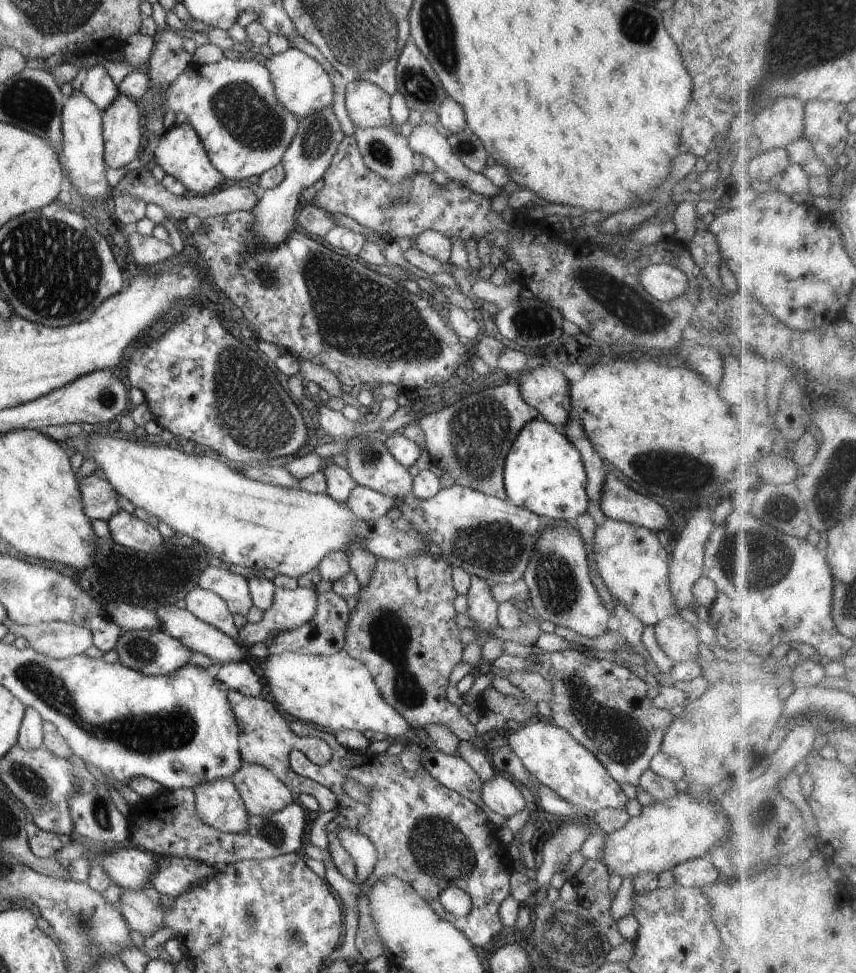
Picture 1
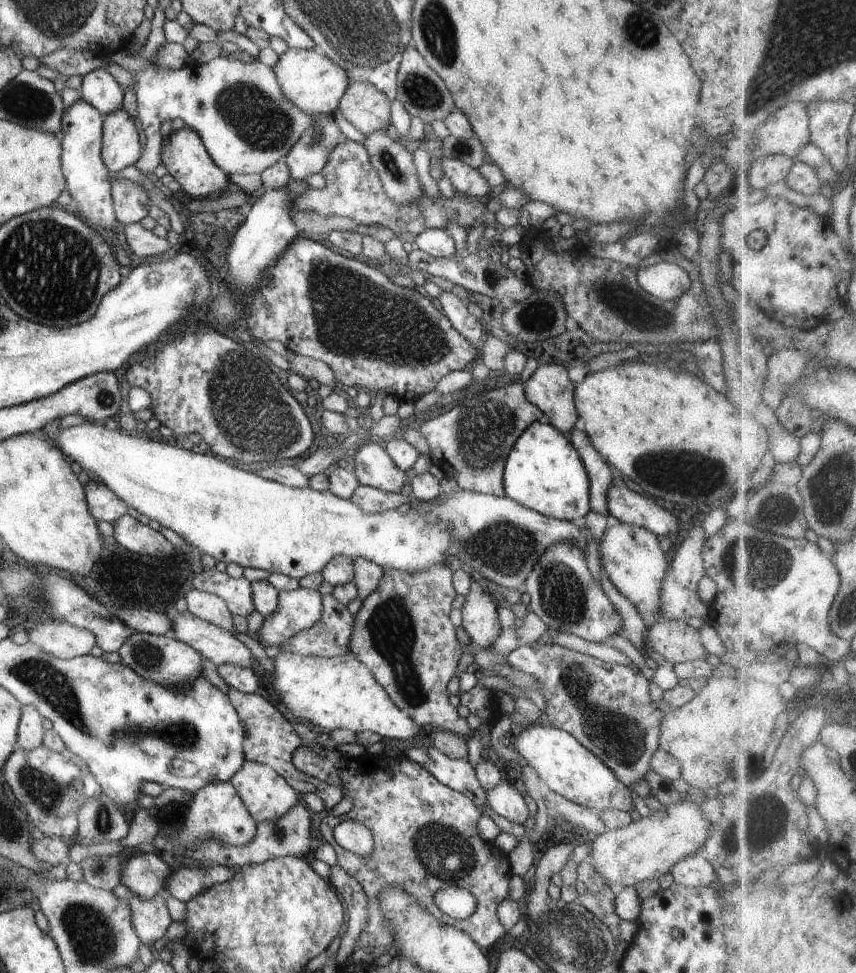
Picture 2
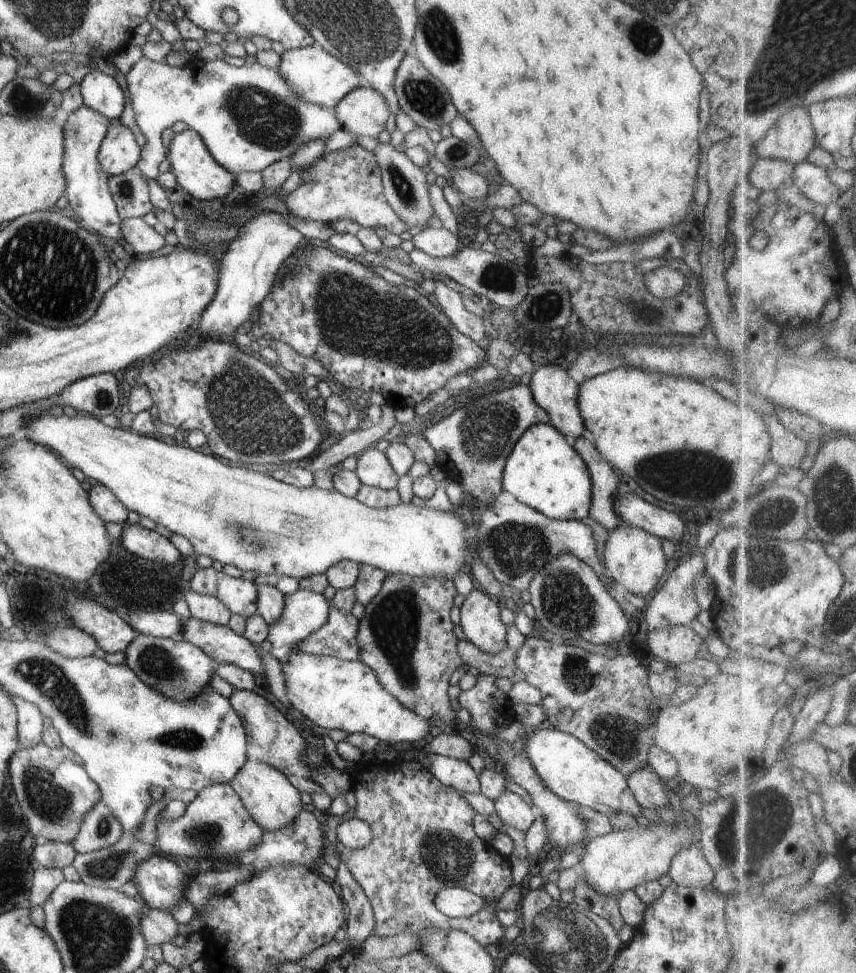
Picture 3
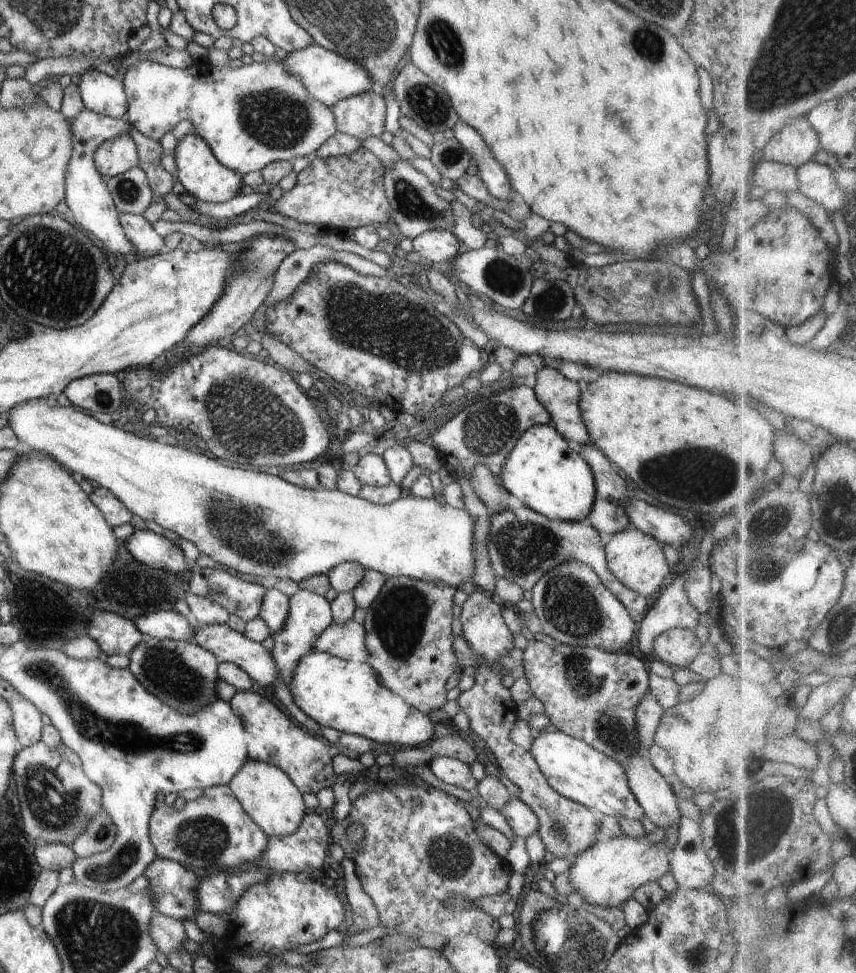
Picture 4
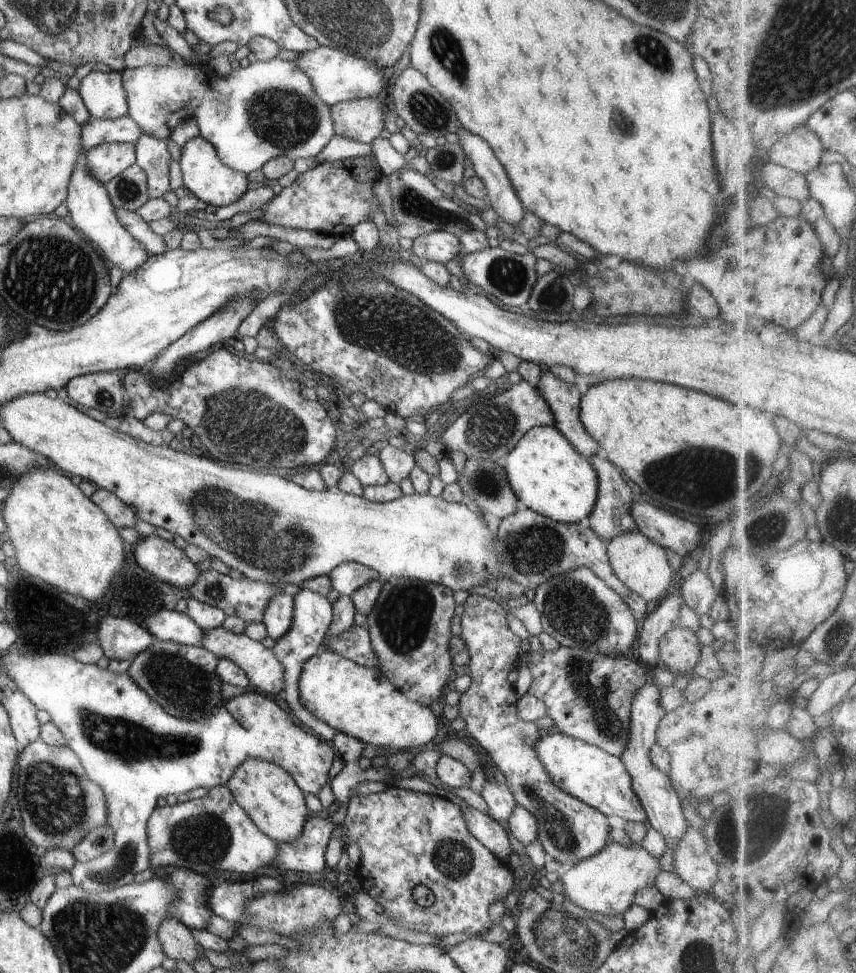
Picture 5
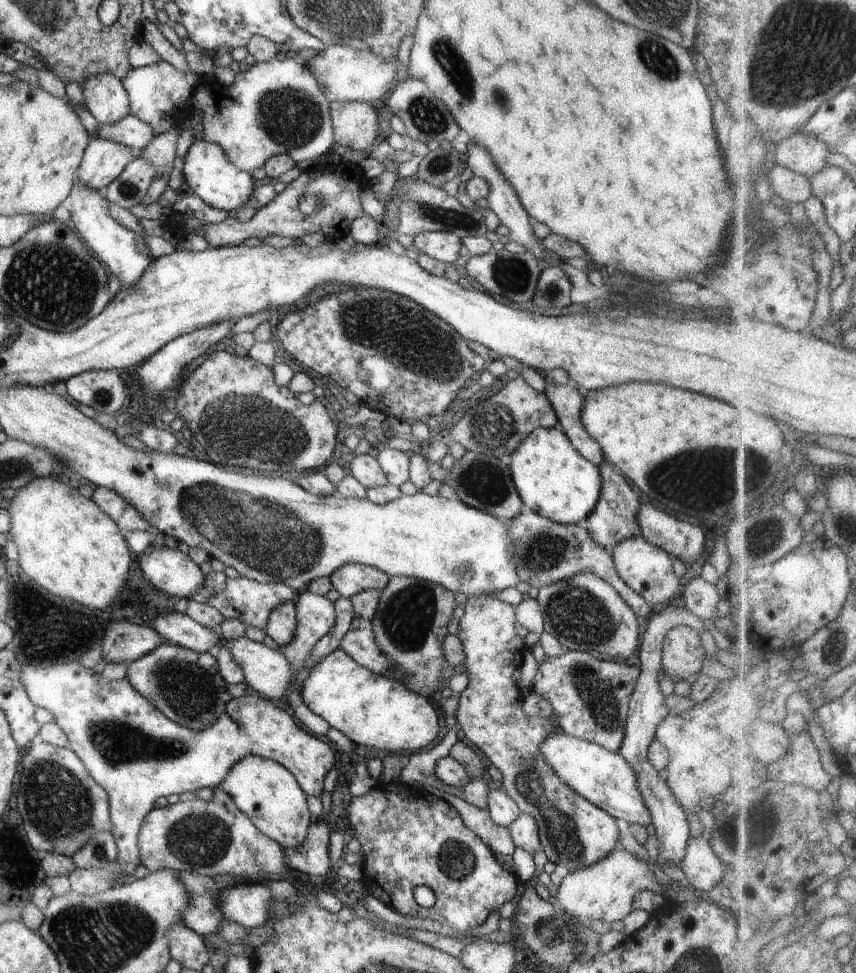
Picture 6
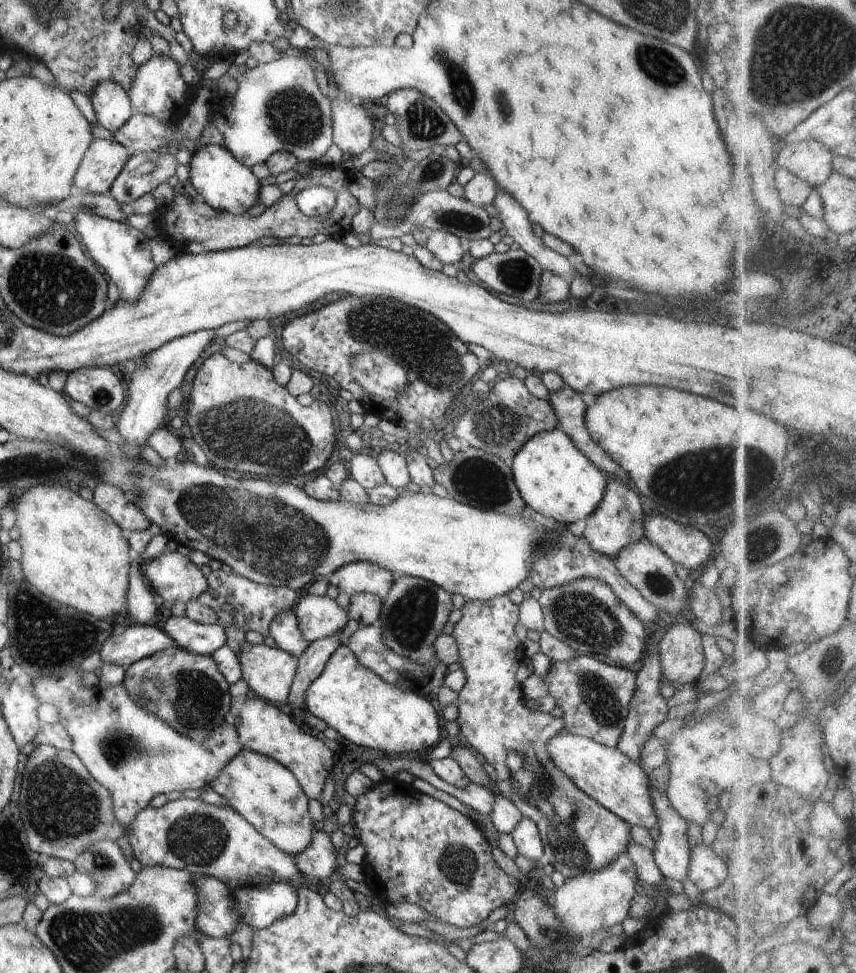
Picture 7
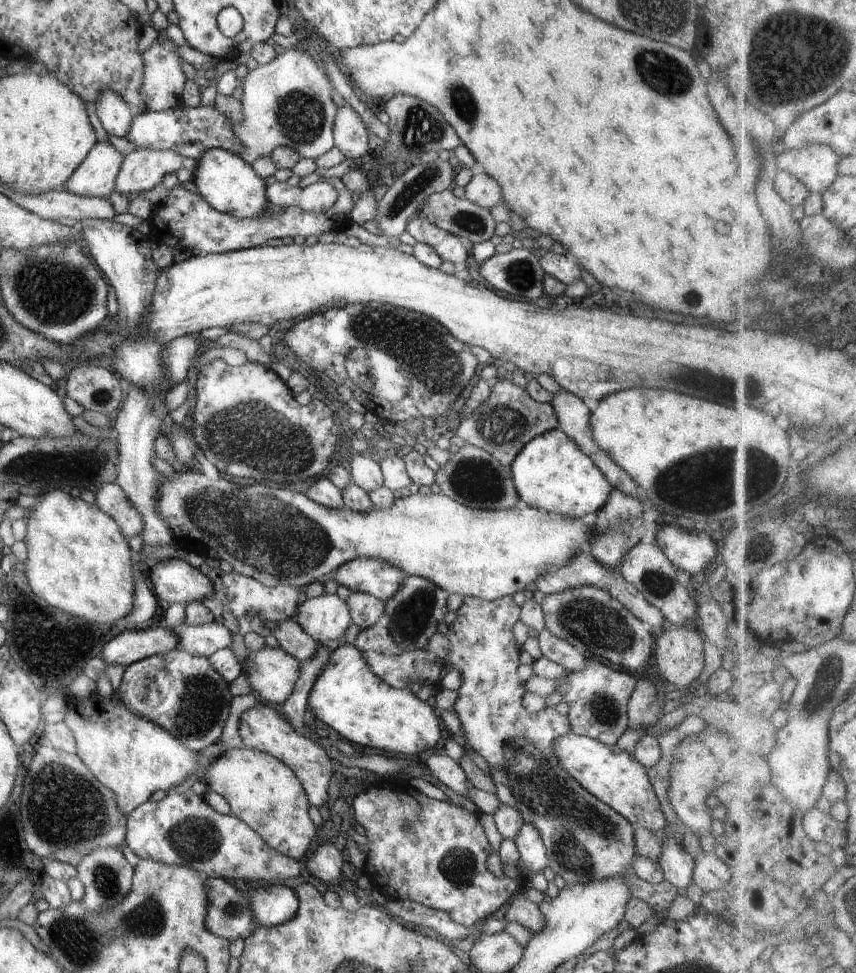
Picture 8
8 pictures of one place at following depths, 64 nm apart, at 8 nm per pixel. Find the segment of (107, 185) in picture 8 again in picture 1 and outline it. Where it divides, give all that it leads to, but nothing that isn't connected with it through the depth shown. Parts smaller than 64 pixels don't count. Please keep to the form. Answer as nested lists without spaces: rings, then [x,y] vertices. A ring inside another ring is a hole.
[[[123,93],[102,112],[104,160],[112,168],[122,168],[138,157],[143,144],[139,100]]]

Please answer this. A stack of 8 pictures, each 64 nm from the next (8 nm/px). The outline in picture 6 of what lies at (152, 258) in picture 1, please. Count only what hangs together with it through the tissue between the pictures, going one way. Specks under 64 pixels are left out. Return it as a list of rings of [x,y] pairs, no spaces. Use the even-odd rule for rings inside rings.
[[[110,202],[107,207],[109,213],[114,217],[114,220],[117,220],[121,225],[124,225],[132,232],[139,234],[146,241],[146,244],[149,246],[150,254],[154,259],[170,254],[176,249],[176,246],[172,246],[172,244],[164,240],[163,237],[155,237],[147,234],[146,230],[140,225],[139,218],[132,214],[130,210]]]

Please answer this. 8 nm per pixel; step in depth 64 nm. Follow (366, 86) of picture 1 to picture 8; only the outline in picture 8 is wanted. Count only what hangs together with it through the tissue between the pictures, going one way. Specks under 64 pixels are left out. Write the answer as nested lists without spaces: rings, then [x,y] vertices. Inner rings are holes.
[[[339,106],[333,122],[333,139],[345,158],[365,158],[372,149],[370,132],[359,115],[351,106]]]

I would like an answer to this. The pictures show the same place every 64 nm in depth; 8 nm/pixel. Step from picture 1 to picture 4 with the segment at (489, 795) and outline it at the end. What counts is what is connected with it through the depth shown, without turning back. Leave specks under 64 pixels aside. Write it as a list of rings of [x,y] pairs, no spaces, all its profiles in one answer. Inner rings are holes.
[[[514,795],[501,808],[502,816],[506,818],[508,826],[515,834],[526,838],[539,830],[539,820],[534,811],[525,803],[519,795]]]

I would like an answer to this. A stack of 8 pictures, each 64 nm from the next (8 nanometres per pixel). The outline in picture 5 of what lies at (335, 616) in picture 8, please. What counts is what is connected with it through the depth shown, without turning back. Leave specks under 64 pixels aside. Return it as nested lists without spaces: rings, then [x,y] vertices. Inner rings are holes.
[[[300,589],[293,596],[293,617],[292,624],[288,629],[288,632],[275,640],[275,646],[272,648],[274,656],[278,657],[278,660],[284,667],[284,694],[286,694],[286,702],[292,710],[292,714],[296,715],[298,720],[302,724],[306,724],[312,732],[318,738],[324,739],[329,742],[334,738],[337,733],[334,728],[328,726],[324,721],[316,718],[309,710],[306,710],[302,704],[300,704],[300,697],[298,694],[298,679],[304,666],[304,663],[314,656],[316,651],[321,650],[321,643],[327,636],[330,624],[333,619],[332,603],[326,599],[325,596],[320,596],[318,593]]]

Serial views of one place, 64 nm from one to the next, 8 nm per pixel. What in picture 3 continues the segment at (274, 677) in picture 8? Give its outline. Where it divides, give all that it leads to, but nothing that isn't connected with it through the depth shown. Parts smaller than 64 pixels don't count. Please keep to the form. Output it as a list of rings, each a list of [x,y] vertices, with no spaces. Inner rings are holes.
[[[194,617],[181,619],[182,628],[172,639],[186,641],[201,648],[218,664],[235,664],[253,675],[264,672],[264,663],[258,656],[256,645],[230,627],[215,625]]]

